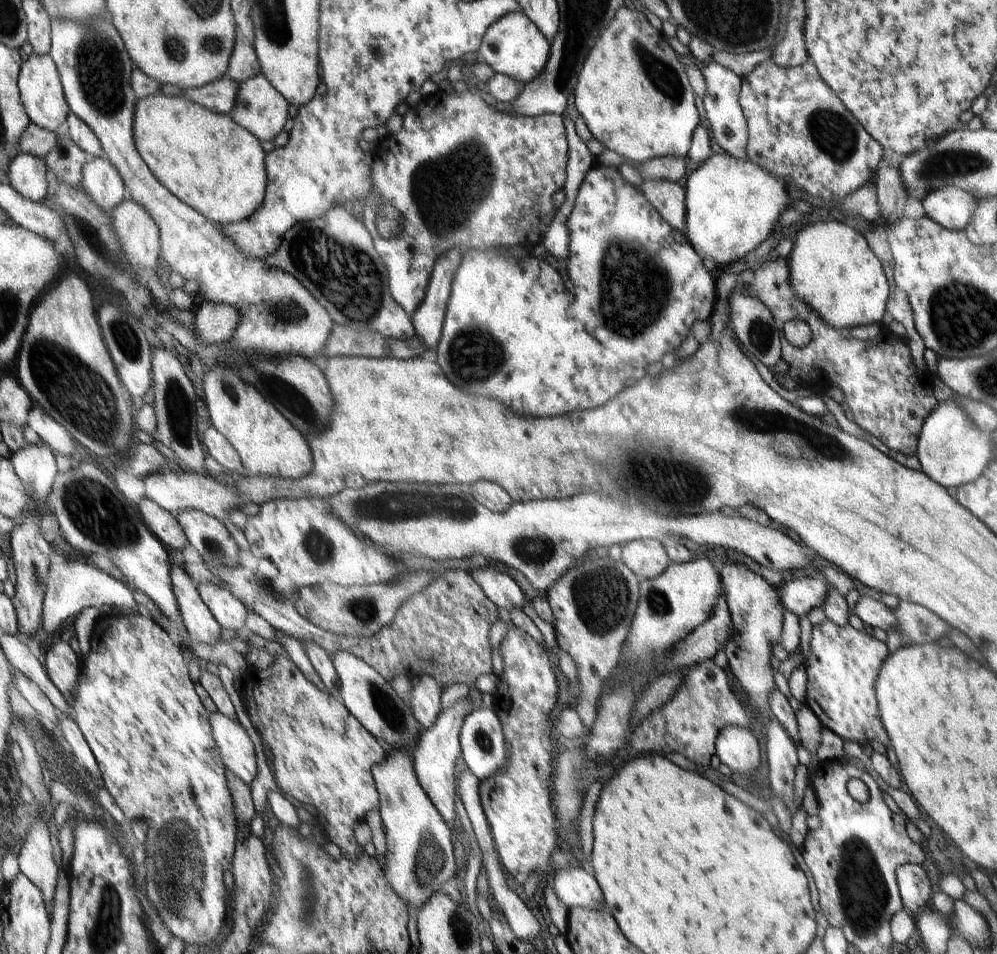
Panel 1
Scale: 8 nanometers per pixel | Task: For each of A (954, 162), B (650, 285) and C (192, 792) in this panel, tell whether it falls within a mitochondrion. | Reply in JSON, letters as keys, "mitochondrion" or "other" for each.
{"A":"mitochondrion","B":"mitochondrion","C":"mitochondrion"}

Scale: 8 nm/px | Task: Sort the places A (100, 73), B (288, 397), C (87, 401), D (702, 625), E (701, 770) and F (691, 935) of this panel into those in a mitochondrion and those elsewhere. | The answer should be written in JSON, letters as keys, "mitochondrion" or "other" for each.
{"A":"mitochondrion","B":"mitochondrion","C":"mitochondrion","D":"other","E":"other","F":"other"}

